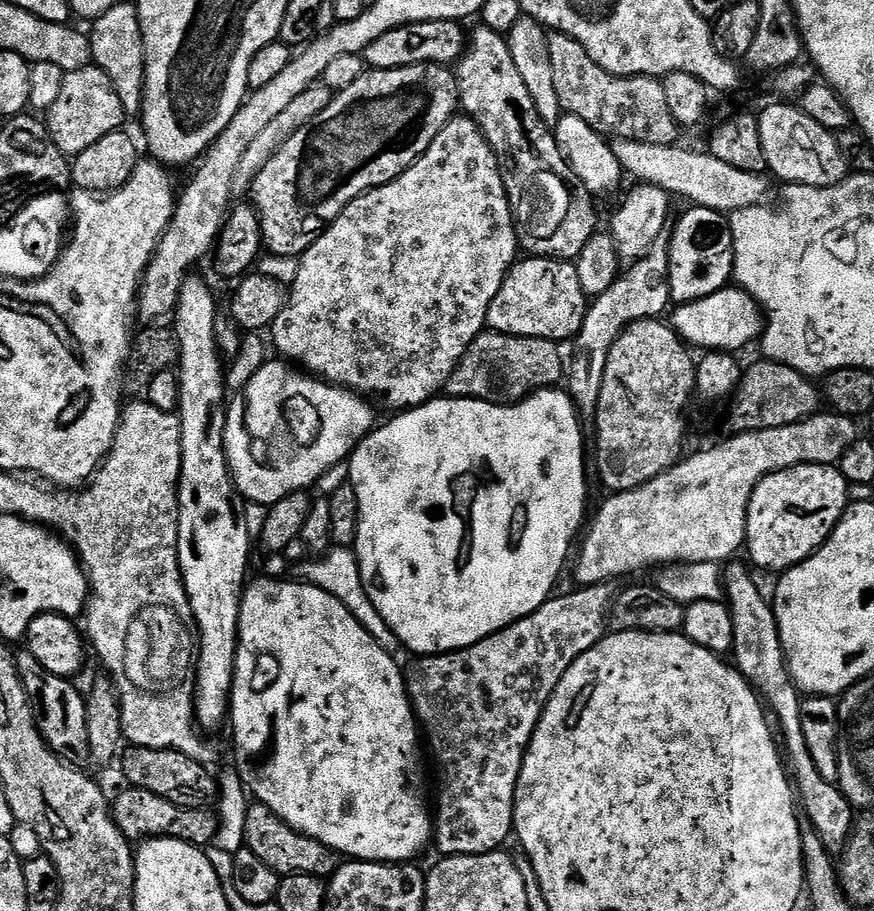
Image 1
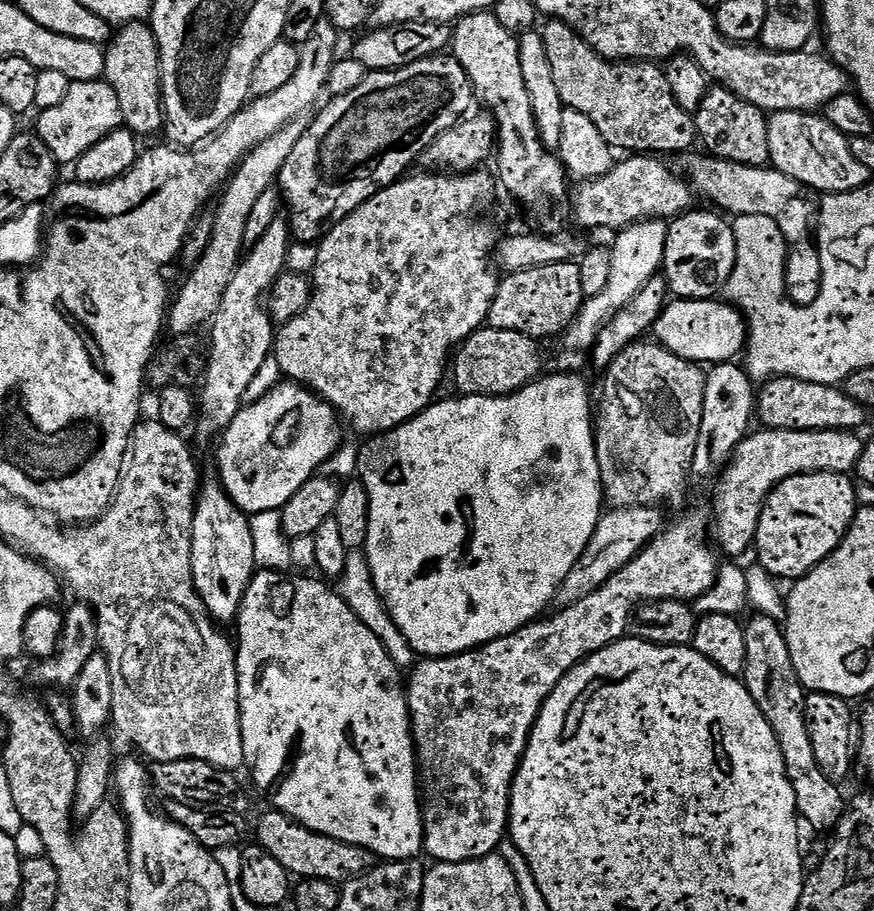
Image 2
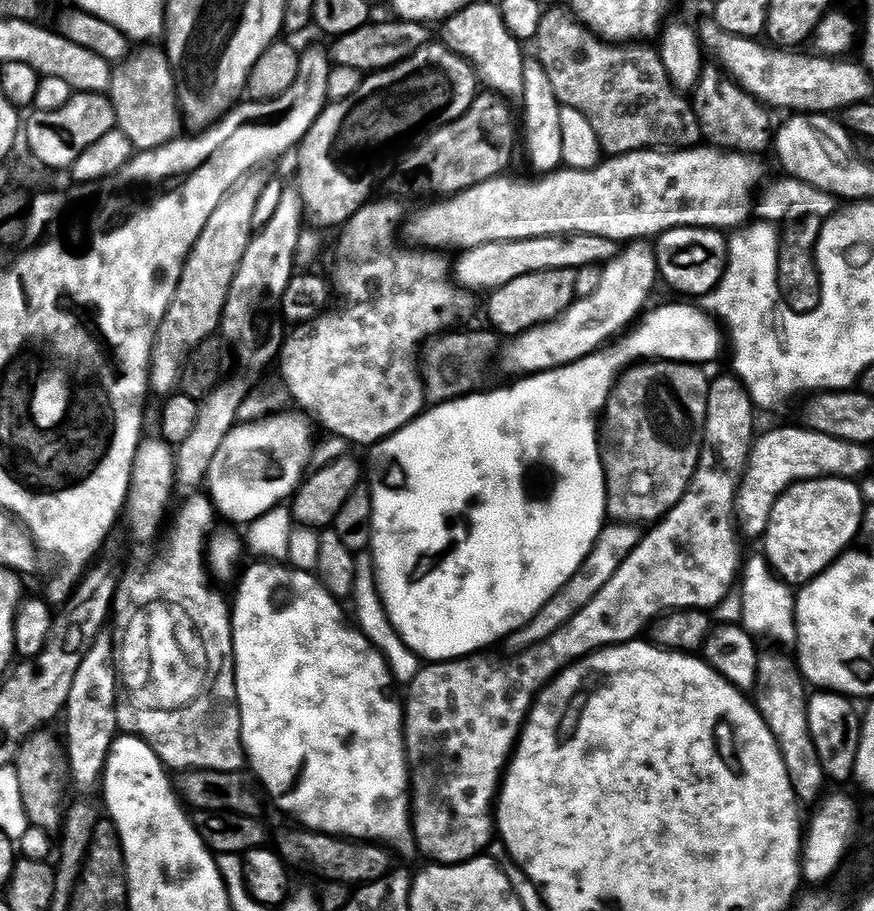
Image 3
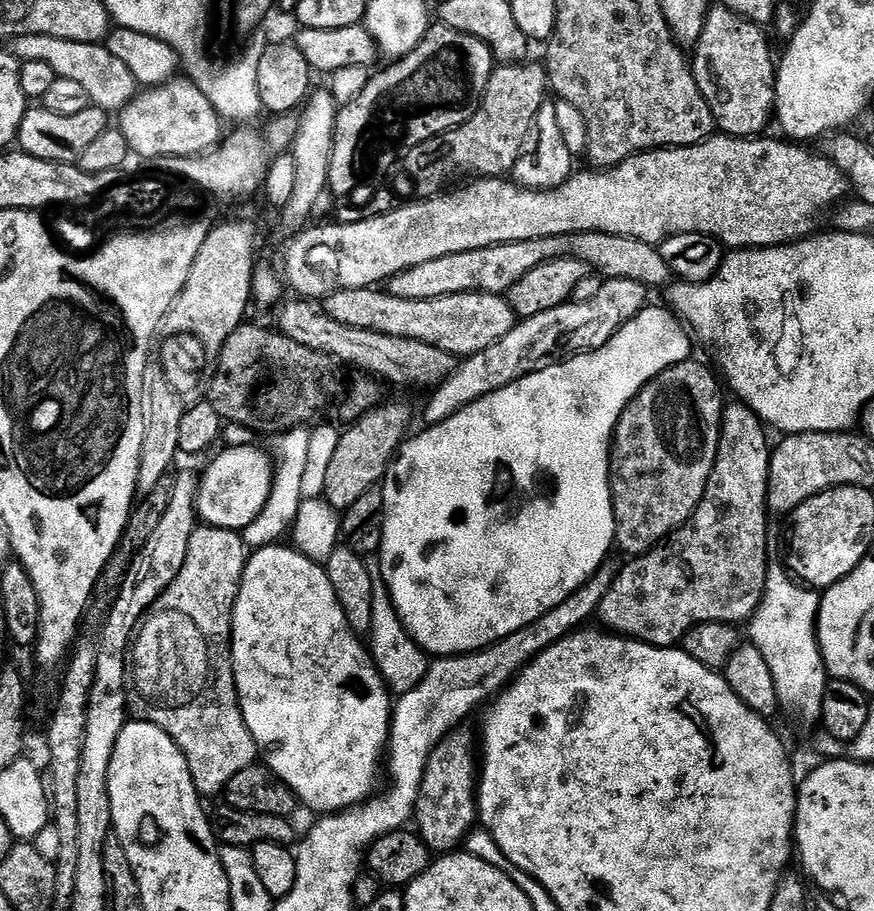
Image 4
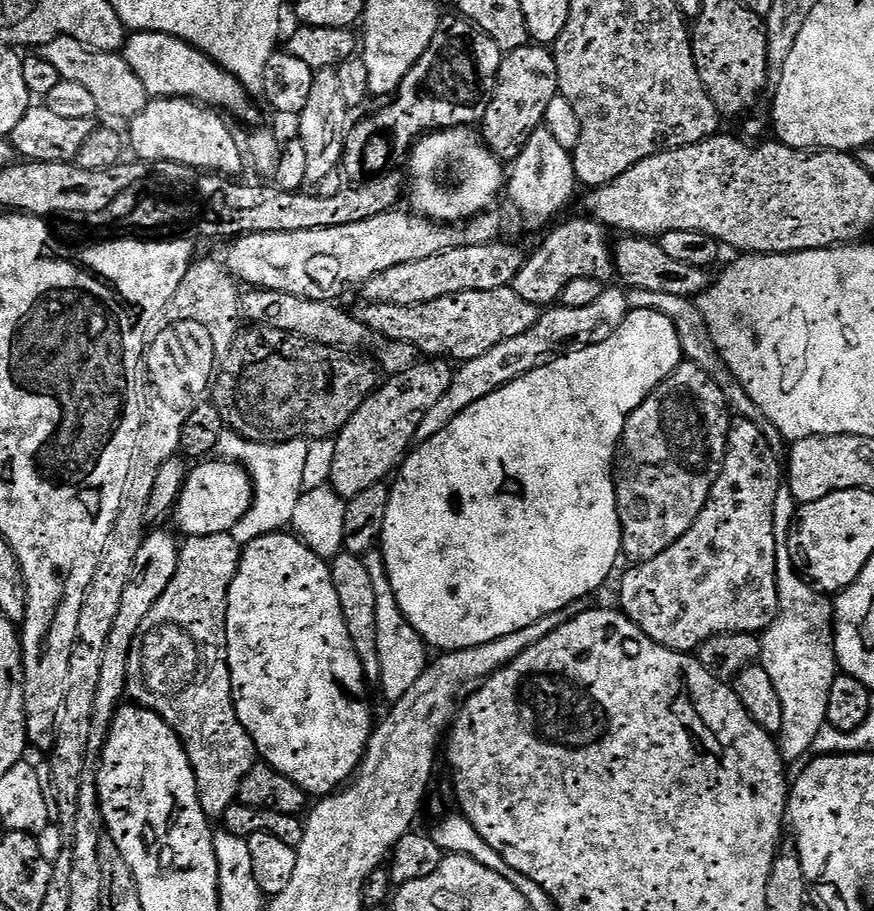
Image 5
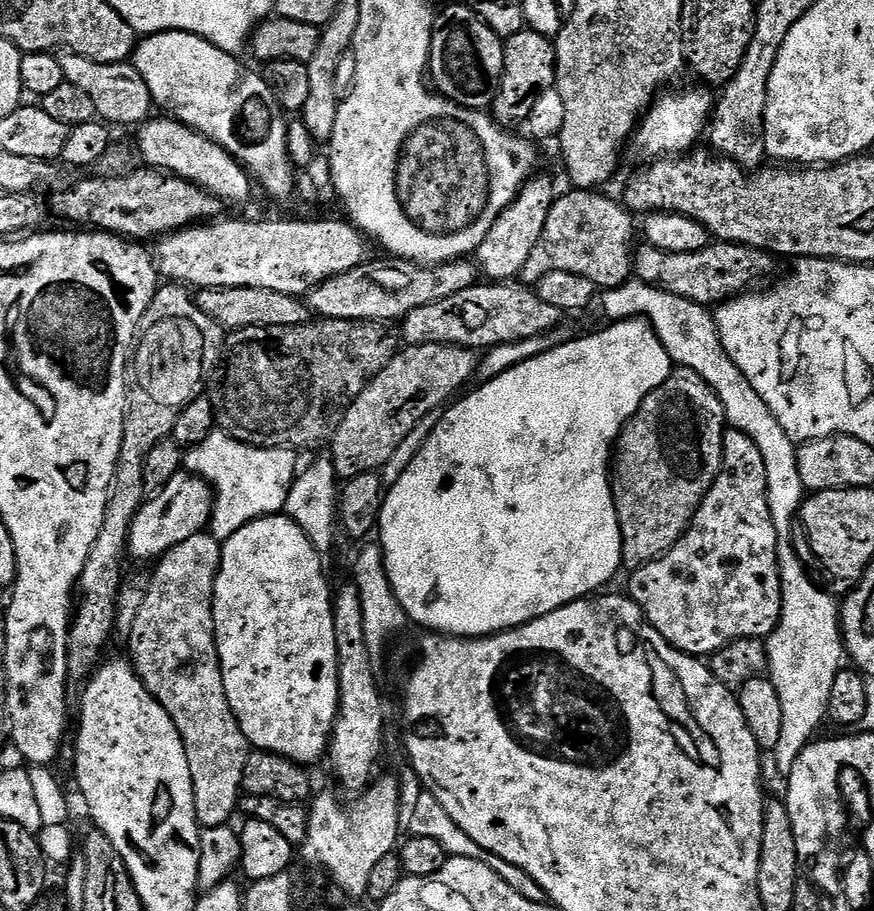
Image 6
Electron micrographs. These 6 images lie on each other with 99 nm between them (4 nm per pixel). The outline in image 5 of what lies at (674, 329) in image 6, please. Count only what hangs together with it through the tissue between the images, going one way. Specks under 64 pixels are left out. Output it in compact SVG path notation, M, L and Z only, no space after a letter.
M635 290L627 293L628 308L645 308L646 310L658 310L658 314L666 314L666 318L670 318L676 327L676 333L680 339L680 351L685 361L691 362L699 366L702 370L706 370L711 376L713 382L724 391L724 399L729 405L732 404L737 408L739 415L746 420L759 421L761 419L760 411L754 406L754 402L750 402L750 398L740 384L732 379L732 375L728 373L724 363L720 360L716 348L712 345L712 340L708 336L708 332L704 329L704 321L700 317L700 313L696 310L696 305L689 297L675 296L674 294L654 294L653 292L638 292Z

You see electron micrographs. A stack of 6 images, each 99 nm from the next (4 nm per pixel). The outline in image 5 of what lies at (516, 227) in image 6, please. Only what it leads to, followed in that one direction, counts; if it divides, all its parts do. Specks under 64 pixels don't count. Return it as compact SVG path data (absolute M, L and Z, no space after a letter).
M539 126L511 163L506 194L508 192L515 210L523 217L523 224L530 230L536 230L569 202L577 186L571 151L554 142L554 136L548 128Z

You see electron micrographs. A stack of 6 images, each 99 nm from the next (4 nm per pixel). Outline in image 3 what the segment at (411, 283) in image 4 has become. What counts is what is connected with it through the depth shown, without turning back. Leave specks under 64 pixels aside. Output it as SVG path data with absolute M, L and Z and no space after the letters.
M571 232L568 236L507 240L461 251L457 255L460 257L457 258L456 264L454 260L454 280L461 289L473 288L476 292L491 294L506 286L506 282L514 282L514 278L522 278L526 274L542 270L579 270L586 266L603 266L617 255L617 241L598 234Z

